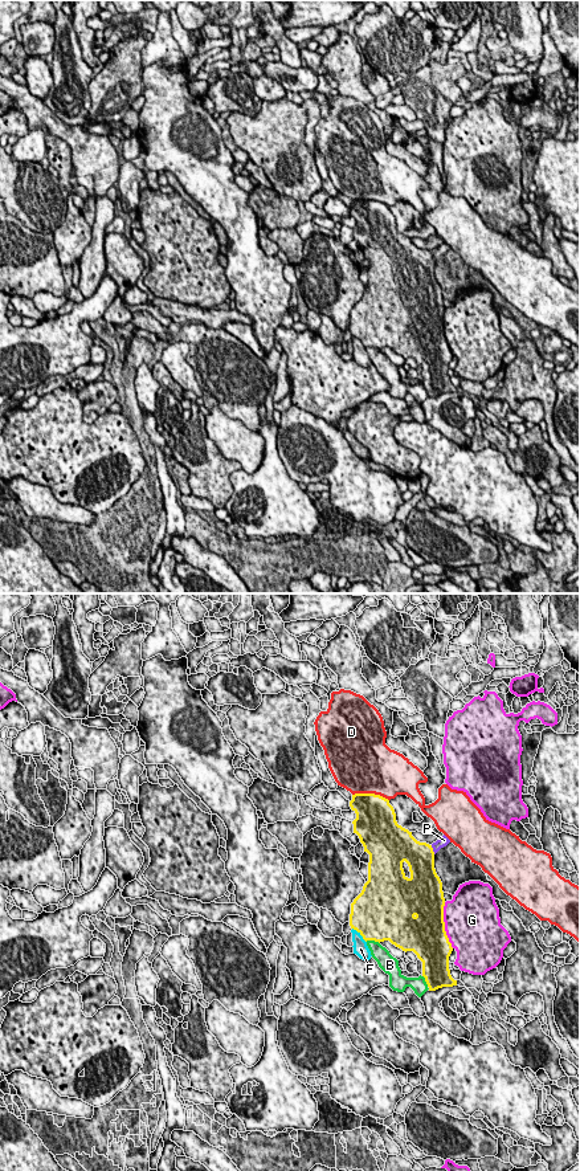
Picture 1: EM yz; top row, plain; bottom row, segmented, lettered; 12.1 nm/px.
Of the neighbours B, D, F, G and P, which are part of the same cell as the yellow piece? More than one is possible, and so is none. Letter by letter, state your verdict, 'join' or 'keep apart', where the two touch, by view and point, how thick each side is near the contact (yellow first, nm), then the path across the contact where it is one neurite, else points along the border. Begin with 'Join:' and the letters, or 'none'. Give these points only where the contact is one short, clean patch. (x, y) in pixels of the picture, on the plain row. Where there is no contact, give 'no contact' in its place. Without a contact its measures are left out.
Join: P
B: keep apart; contact yz (372, 346); calibres 500 and 200 nm
D: keep apart; contact yz (371, 200); calibres 440 and 480 nm
F: keep apart; contact yz (360, 341); calibres 500 and 180 nm
G: keep apart; contact yz (444, 331); calibres 480 and 480 nm
P: join; contact yz (432, 256); calibres 360 and 120 nm; way yz (420, 264), (432, 256), (444, 247)

